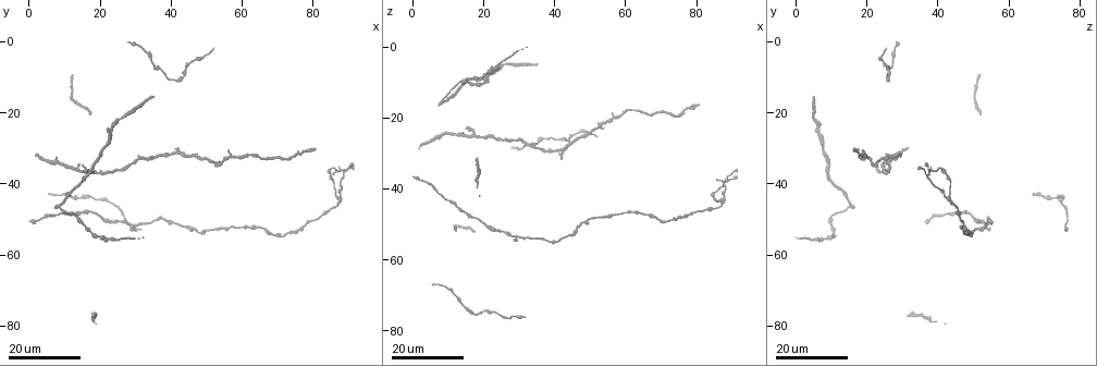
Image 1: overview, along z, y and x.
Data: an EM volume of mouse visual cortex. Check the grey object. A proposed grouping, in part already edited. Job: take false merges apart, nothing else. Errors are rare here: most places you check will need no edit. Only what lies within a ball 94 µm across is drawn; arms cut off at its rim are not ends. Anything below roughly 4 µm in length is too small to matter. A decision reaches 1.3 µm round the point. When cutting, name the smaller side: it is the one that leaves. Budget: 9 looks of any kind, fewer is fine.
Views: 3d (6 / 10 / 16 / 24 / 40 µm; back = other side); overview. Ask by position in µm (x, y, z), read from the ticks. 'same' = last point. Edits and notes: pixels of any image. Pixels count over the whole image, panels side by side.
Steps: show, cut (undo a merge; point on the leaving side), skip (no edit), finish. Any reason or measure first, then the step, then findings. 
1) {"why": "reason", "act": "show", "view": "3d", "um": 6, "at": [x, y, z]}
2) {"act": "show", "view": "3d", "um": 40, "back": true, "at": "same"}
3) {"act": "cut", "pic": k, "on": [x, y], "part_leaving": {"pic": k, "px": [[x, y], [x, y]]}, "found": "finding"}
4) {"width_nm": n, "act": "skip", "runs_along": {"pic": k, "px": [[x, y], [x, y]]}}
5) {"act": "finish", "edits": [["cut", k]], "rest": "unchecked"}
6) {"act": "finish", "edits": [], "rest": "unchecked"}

{"act": "show", "view": "3d", "um": 24, "at": [42.5, 10.5, 26.5]}

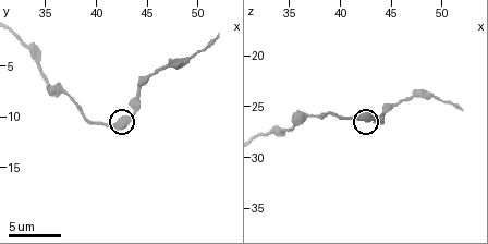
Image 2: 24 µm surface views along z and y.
{"act": "show", "view": "3d", "um": 10, "at": [42.0, 10.8, 26.2]}

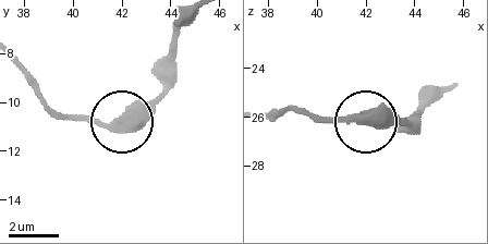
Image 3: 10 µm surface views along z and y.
{"width_nm": 460, "act": "skip", "found": "continuous, no second neuron"}

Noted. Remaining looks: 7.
{"why": "sudden change in width", "act": "show", "view": "3d", "um": 24, "at": [35.0, 7.0, 27.0]}

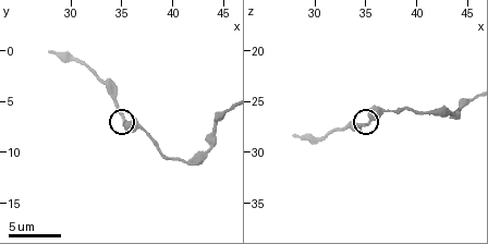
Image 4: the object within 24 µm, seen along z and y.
{"why": "closer look", "act": "show", "view": "3d", "um": 6, "at": "same"}

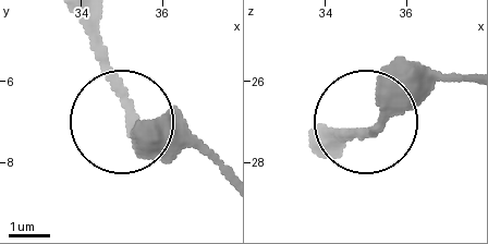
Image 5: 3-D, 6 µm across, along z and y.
{"width_nm": 340, "act": "skip", "found": "all the same neuron"}

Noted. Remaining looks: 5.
{"why": "two arms in line, one across", "act": "show", "view": "3d", "um": 24, "at": [42.0, 31.5, 29.5]}

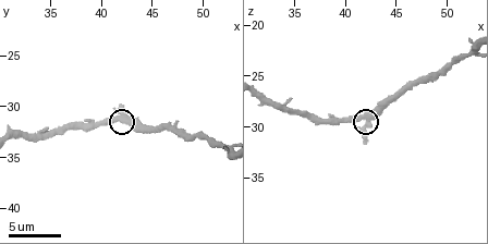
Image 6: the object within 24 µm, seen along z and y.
{"act": "show", "view": "3d", "um": 6, "at": [42.2, 30.8, 29.4]}

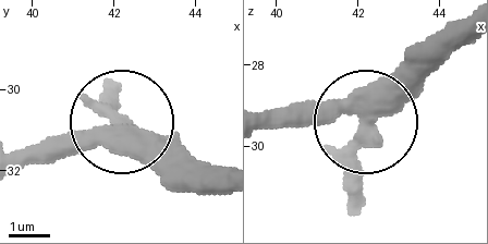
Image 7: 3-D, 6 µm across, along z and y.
{"arms": 3, "act": "skip", "found": "all the same neuron"}

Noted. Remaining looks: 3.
{"act": "show", "view": "3d", "um": 16, "at": [5.5, 49.0, 39.0]}

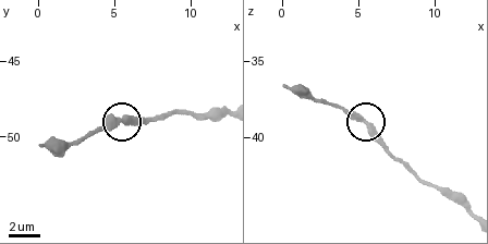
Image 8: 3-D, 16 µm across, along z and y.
{"act": "show", "view": "3d", "um": 10, "at": [4.8, 48.6, 38.6]}

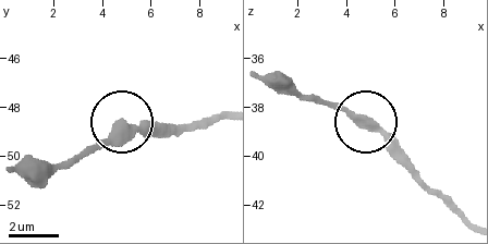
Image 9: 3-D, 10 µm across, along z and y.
{"why": "from behind", "act": "show", "view": "3d", "um": 10, "back": true, "at": [4.7, 48.6, 38.7]}

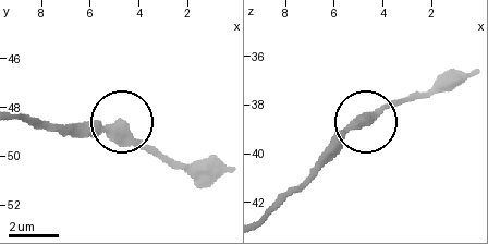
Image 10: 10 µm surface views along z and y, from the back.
{"side_arm_um": 6, "act": "skip", "runs_along": {"pic": 10, "px": [[17, 117], [68, 129], [122, 126], [159, 158]]}, "found": "all the same neuron"}

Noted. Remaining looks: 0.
{"act": "finish", "edits": [], "rest": "unchecked"}

